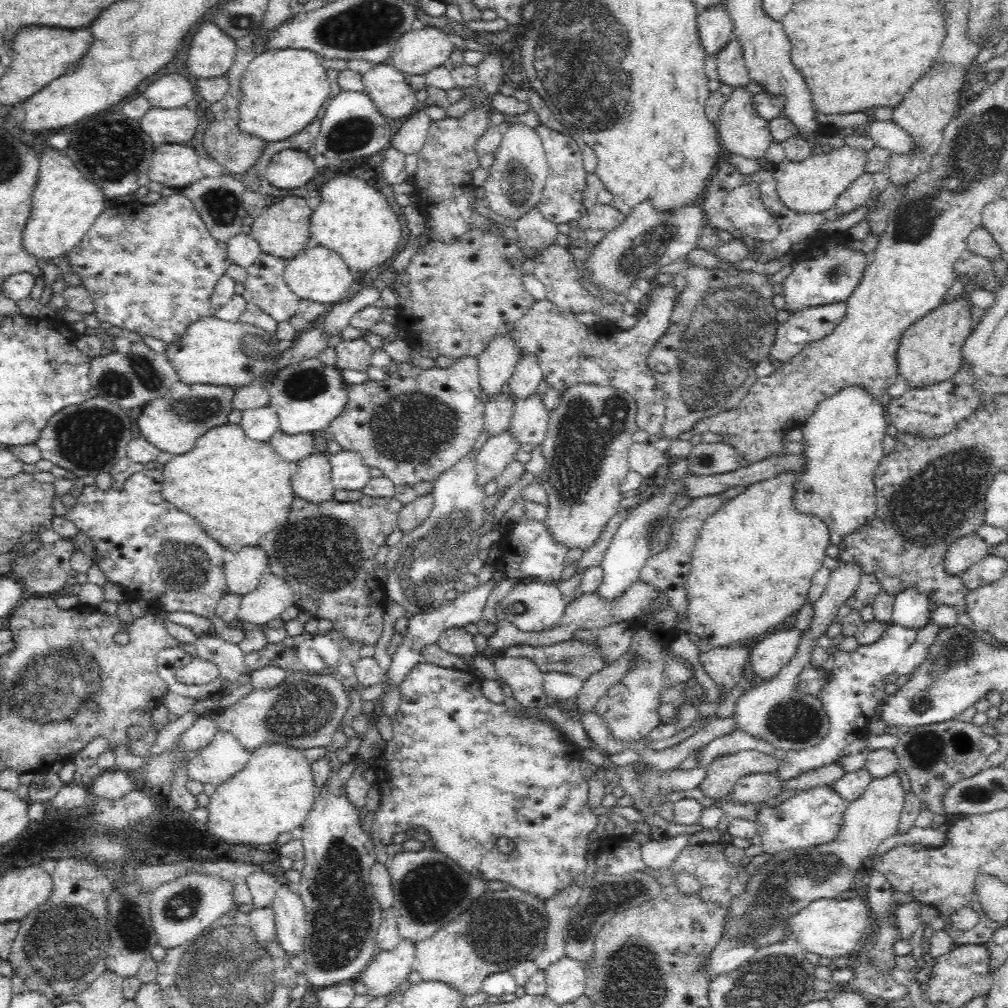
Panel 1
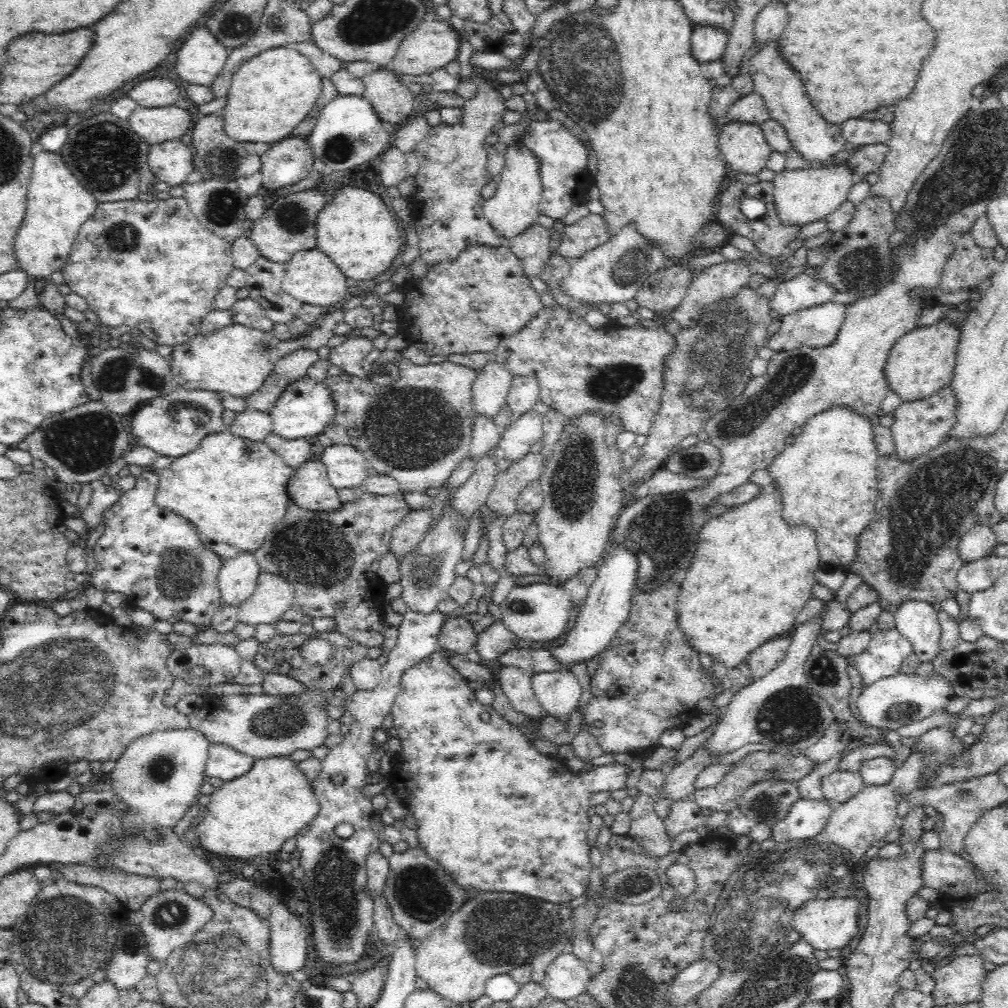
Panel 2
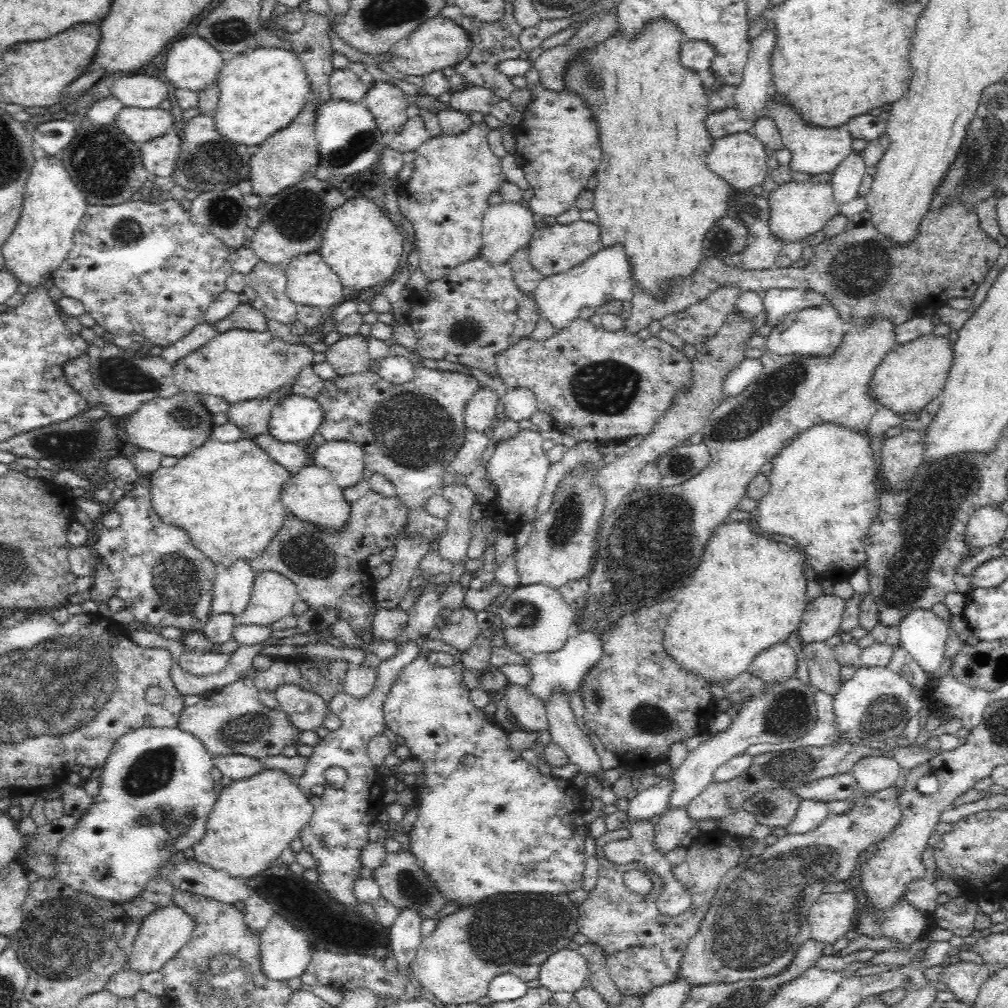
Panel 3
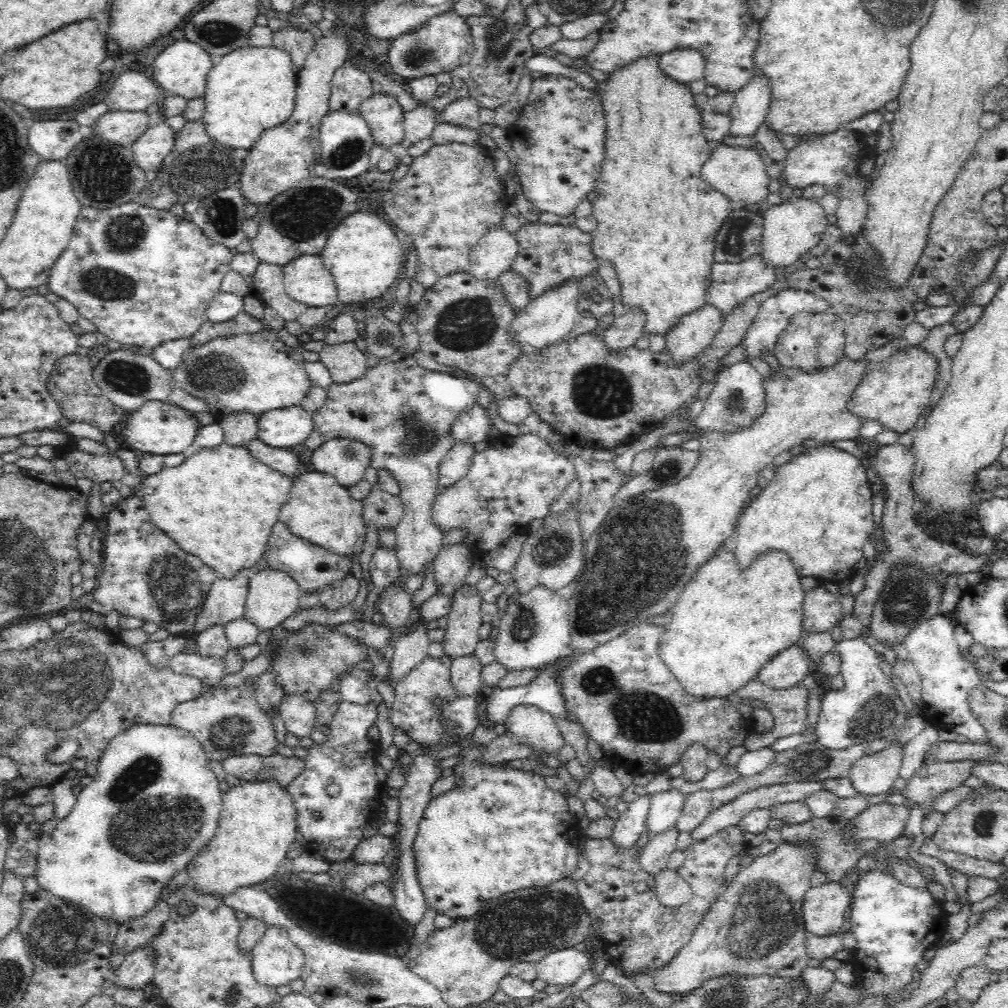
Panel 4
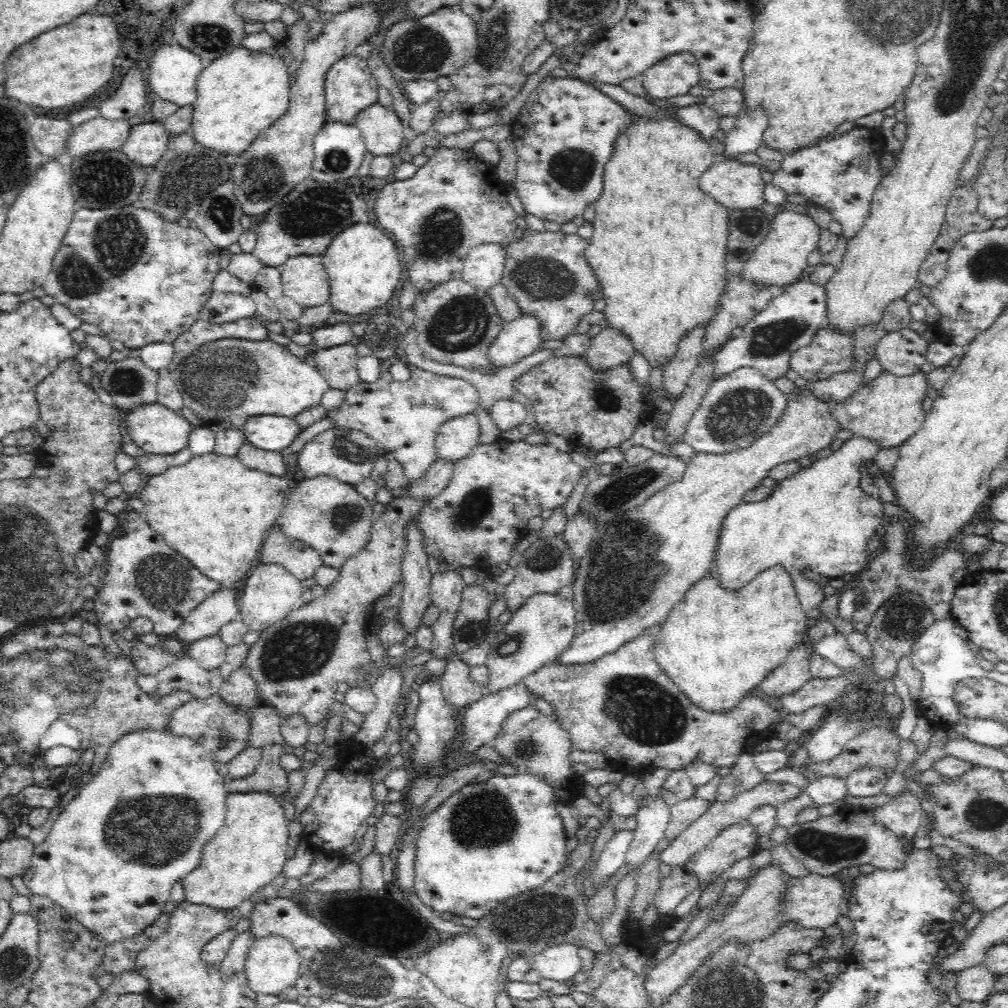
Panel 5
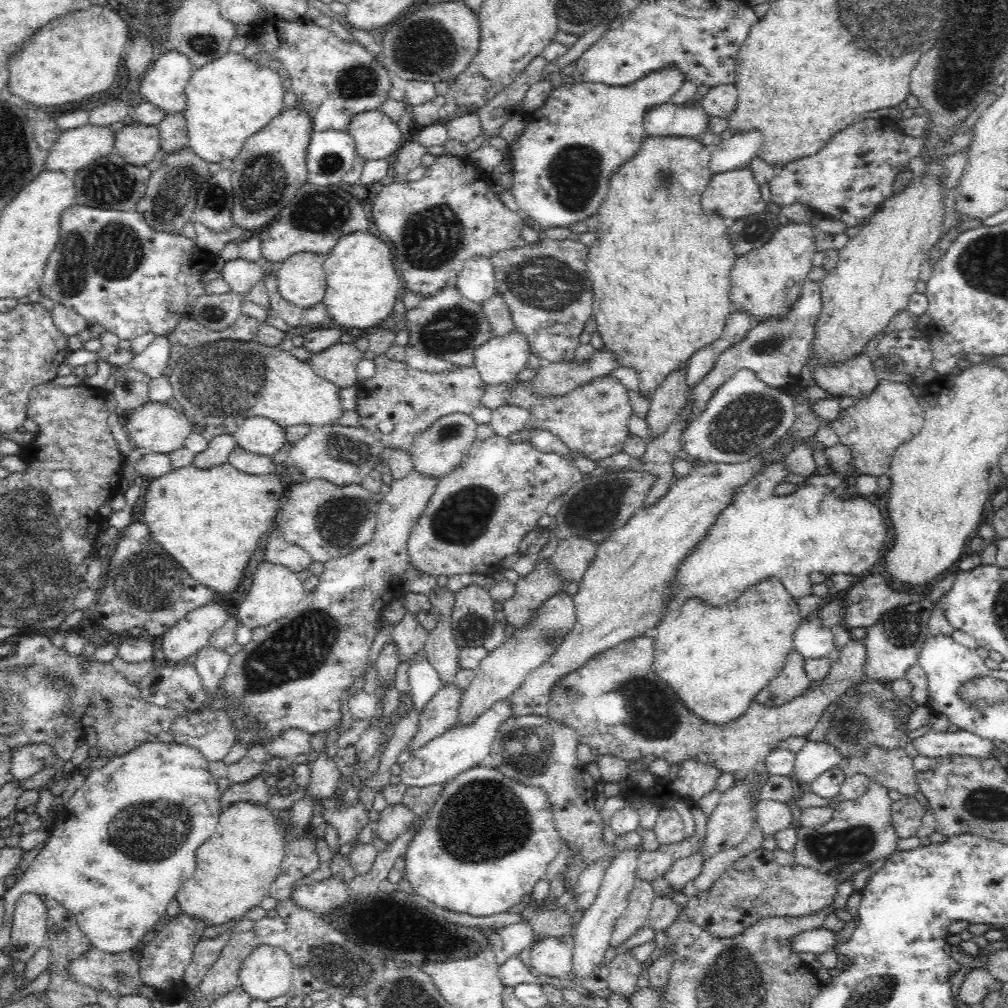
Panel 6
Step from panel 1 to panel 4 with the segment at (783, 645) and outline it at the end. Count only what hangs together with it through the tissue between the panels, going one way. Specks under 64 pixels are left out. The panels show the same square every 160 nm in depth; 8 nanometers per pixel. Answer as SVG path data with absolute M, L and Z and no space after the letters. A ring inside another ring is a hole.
M799 644L784 648L772 656L756 676L756 679L770 689L788 690L800 684L808 674L813 673L811 660Z

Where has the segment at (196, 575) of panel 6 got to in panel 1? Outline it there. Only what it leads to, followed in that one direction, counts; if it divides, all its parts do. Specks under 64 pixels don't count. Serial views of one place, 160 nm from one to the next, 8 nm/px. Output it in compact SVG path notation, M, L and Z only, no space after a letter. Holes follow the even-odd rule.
M220 424L207 430L195 447L183 455L172 456L163 464L162 496L170 504L188 513L224 549L239 552L242 548L259 546L260 540L272 529L278 528L289 517L296 498L291 476L296 472L297 463L284 460L269 442L258 442L246 436L238 424Z

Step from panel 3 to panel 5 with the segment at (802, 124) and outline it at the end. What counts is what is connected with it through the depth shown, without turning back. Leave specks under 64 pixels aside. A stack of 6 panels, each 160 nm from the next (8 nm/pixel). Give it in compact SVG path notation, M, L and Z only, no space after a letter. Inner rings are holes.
M855 128L831 141L800 148L794 155L786 156L781 167L774 172L772 182L776 188L784 190L786 196L800 194L800 197L804 197L809 203L816 203L827 209L832 218L841 224L839 236L850 240L864 226L870 213L873 192L881 180L878 159L883 151L884 139L879 130Z

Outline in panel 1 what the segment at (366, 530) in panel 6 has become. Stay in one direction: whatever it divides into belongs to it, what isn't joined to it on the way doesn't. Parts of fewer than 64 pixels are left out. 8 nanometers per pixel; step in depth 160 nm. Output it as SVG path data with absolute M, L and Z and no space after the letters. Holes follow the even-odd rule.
M312 453L297 462L296 472L291 476L291 485L294 494L312 504L320 504L326 500L333 500L334 485L331 481L331 464L328 453Z

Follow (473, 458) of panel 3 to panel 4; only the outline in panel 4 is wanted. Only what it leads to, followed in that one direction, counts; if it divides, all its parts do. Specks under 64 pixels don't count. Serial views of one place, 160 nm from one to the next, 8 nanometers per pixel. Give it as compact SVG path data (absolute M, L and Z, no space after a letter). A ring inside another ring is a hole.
M454 443L439 466L440 486L447 488L456 484L469 471L474 453L474 444Z

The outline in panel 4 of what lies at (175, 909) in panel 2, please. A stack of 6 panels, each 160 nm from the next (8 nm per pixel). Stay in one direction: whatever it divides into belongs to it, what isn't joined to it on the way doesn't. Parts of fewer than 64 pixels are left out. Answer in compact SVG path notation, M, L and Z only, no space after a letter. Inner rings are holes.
M148 942L140 948L134 948L128 952L124 962L117 970L115 984L122 988L144 988L153 980L155 973L155 958L157 952L153 948L153 942Z

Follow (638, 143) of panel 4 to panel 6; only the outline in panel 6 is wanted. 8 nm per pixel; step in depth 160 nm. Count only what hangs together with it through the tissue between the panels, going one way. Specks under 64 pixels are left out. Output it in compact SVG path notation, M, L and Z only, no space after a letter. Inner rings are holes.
M645 132L645 138L643 139L643 144L638 148L638 152L636 154L632 154L626 162L622 162L612 174L610 174L609 178L609 184L608 184L608 193L606 198L603 199L603 204L600 204L600 207L598 208L598 211L596 212L596 215L598 217L598 224L597 224L597 230L595 231L595 237L596 239L592 244L589 246L589 254L587 255L586 259L586 268L587 268L587 275L589 276L589 279L592 283L592 288L594 291L594 302L593 302L593 316L592 318L596 320L597 326L600 336L602 337L602 340L604 341L604 346L608 350L611 350L619 360L620 366L626 366L626 368L635 368L638 371L639 376L639 387L641 390L641 395L650 398L652 394L654 393L654 390L664 382L664 378L670 374L670 372L674 371L678 366L682 366L682 364L687 364L690 356L698 350L698 348L706 347L707 345L710 345L711 343L714 343L722 334L722 330L724 330L724 324L726 324L726 316L732 312L733 304L730 300L731 295L731 282L729 281L729 274L732 270L732 267L734 266L734 263L736 262L737 256L733 252L733 248L731 245L731 240L729 237L728 232L728 226L725 225L725 222L723 221L723 218L716 213L710 212L710 214L704 214L704 210L702 210L702 206L700 206L700 196L705 192L704 188L708 186L708 182L710 182L710 179L712 178L712 173L709 169L709 162L711 159L711 147L706 147L704 144L700 143L696 139L692 139L689 137L676 137L676 136L668 136L668 137L648 137L646 136Z

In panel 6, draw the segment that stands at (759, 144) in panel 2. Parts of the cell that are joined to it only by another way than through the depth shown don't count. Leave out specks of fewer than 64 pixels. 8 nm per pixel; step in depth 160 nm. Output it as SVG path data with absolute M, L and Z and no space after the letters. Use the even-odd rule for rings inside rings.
M736 168L713 174L704 190L704 210L719 214L728 227L742 216L767 210L767 204L760 193L760 184L754 180L749 169Z

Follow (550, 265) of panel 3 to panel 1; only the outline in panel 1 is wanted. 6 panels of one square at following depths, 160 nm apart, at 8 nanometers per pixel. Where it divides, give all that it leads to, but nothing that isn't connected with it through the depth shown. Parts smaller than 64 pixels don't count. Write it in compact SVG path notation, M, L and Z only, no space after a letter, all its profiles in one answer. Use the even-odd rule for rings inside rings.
M598 202L588 211L588 216L582 216L578 230L571 230L567 234L567 240L570 245L582 248L587 248L588 244L598 244L609 232L620 226L625 218L612 203Z

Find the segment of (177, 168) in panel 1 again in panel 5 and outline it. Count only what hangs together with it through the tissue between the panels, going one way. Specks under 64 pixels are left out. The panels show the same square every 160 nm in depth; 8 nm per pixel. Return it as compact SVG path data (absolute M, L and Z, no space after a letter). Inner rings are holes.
M160 121L132 127L128 142L122 146L124 154L138 166L154 166L167 151L171 137Z

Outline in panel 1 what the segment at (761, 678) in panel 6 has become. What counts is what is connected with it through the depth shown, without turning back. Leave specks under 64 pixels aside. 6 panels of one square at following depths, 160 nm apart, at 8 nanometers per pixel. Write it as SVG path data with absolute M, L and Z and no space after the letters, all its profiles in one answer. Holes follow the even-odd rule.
M794 470L790 472L780 472L768 480L762 480L754 484L746 485L745 490L737 496L727 500L718 507L704 521L696 540L692 554L691 572L685 584L685 592L688 598L688 614L685 621L686 630L693 639L704 640L712 647L730 647L738 640L746 640L752 636L768 635L774 632L774 628L781 624L788 616L798 612L807 603L808 592L812 584L814 574L823 566L823 561L827 556L826 550L830 546L830 531L827 524L812 514L802 514L796 510L793 503L795 484L799 481L799 473Z

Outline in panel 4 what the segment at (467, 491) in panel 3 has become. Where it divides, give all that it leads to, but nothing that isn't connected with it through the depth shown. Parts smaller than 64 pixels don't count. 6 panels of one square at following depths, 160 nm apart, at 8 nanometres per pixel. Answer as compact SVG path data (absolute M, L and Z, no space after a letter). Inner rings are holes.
M464 544L446 545L434 558L434 577L439 592L453 594L464 585L474 554Z

